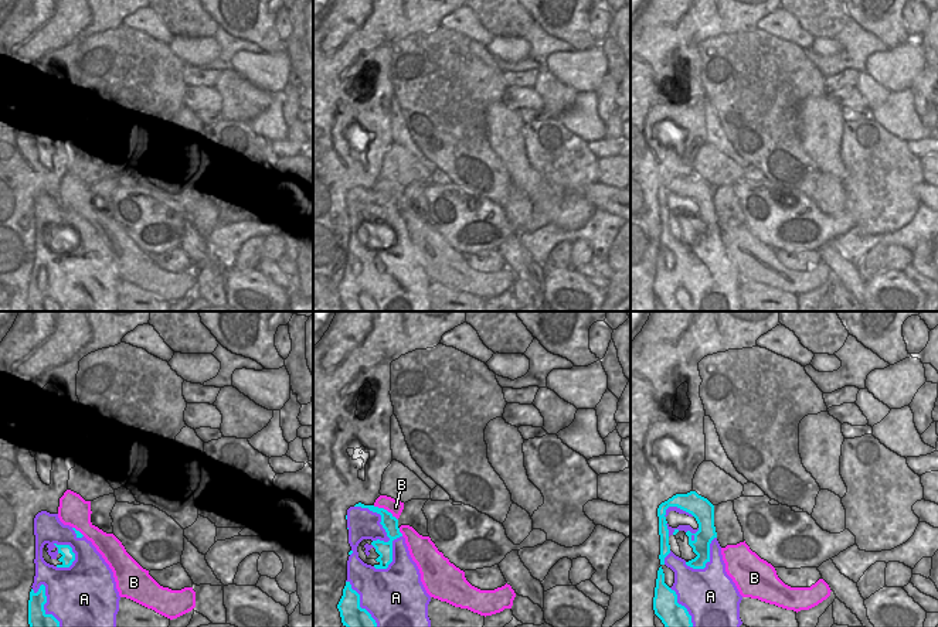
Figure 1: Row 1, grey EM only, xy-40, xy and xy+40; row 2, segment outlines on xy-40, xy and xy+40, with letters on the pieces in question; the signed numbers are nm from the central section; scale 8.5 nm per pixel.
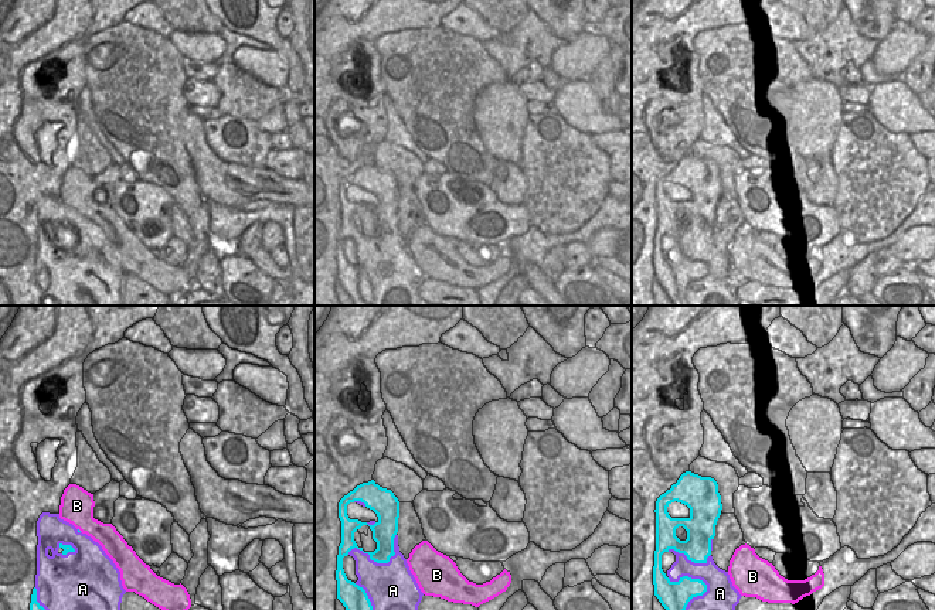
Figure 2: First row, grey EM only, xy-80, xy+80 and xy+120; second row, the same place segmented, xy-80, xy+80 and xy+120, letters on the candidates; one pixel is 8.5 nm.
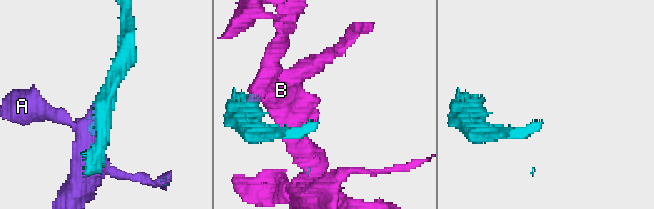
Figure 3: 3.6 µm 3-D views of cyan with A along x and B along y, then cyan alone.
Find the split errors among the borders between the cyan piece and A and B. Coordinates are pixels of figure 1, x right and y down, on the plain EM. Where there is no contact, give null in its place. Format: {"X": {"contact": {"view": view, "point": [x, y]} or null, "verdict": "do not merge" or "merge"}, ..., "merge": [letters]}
{"A": {"contact": {"view": "xy", "point": [384, 211]}, "verdict": "merge"}, "B": {"contact": {"view": "xy", "point": [386, 193]}, "verdict": "do not merge"}, "merge": ["A"]}

